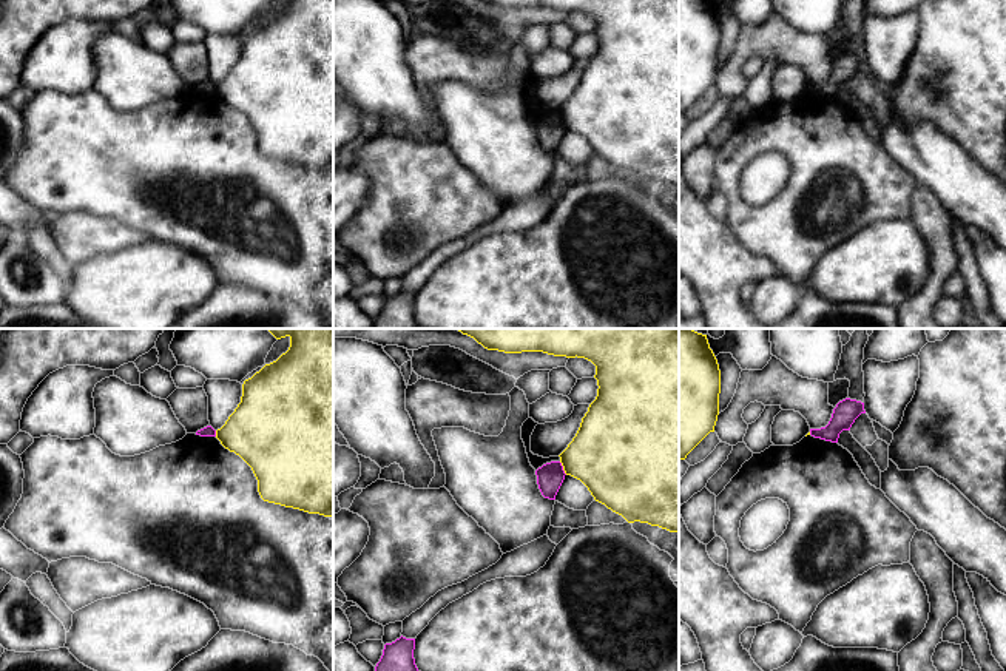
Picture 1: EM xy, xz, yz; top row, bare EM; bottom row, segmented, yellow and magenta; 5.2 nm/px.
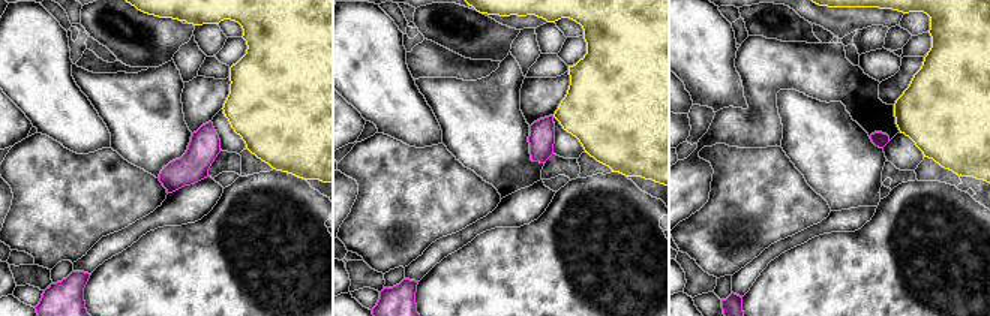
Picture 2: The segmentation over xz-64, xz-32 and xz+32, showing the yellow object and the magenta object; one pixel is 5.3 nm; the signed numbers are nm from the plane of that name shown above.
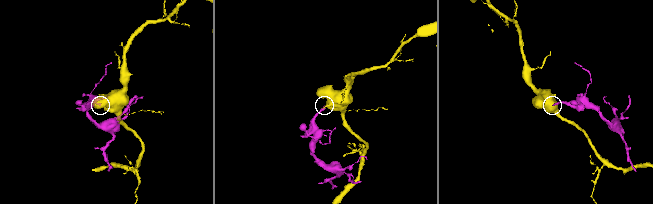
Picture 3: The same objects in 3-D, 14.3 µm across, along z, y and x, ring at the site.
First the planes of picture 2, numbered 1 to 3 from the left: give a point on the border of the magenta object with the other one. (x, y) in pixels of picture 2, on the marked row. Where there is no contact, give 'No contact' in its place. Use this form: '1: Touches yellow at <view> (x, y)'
1: No contact
2: No contact
3: No contact

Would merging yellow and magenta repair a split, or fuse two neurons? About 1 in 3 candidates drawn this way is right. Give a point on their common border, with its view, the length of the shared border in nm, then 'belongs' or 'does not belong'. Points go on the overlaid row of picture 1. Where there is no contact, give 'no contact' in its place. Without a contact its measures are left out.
contact xz (563, 468); length 80 nm; does not belong

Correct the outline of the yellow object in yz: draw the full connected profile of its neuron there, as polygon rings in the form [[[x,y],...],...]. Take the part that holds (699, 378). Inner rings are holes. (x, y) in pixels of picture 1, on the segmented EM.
[[[679,329],[679,460],[714,432],[719,393],[721,370],[707,335]]]

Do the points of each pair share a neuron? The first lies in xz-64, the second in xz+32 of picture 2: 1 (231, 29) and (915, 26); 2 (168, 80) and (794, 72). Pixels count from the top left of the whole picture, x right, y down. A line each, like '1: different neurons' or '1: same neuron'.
1: same neuron
2: different neurons

